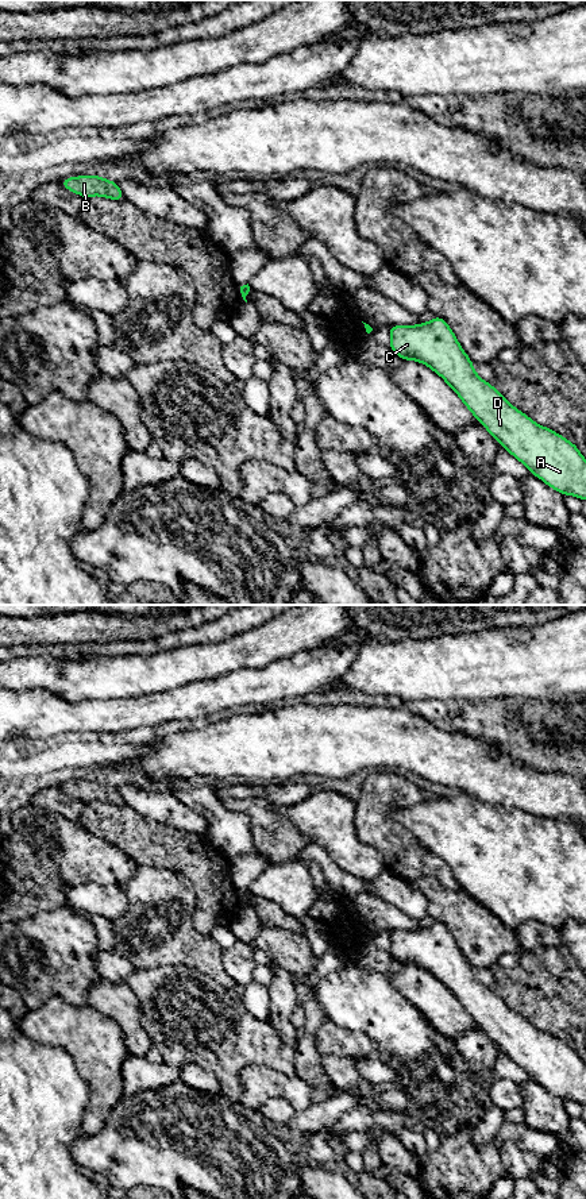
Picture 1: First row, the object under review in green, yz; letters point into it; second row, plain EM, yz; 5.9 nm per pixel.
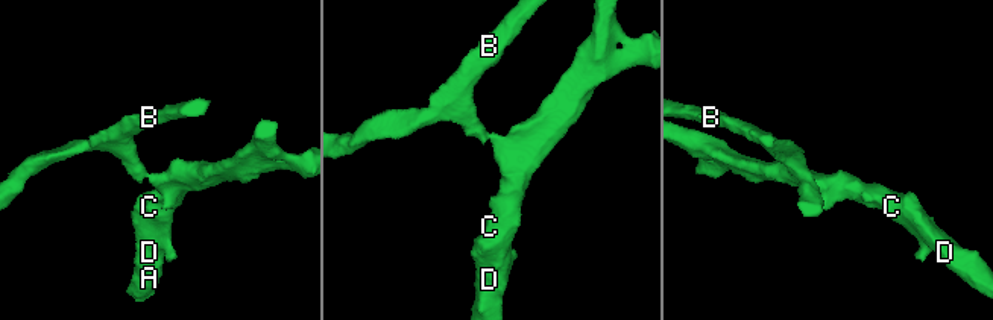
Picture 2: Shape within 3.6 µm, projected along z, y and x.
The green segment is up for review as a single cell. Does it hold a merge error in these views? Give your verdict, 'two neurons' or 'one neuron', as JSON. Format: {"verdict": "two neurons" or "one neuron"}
{"verdict": "two neurons"}

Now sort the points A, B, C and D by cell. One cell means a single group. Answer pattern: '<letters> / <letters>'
A C D / B

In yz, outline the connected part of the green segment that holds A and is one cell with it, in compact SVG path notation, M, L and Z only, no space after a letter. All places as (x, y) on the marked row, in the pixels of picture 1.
M435 316L431 321L417 325L390 325L389 332L390 350L401 359L427 365L440 375L498 444L520 460L532 475L562 496L586 500L586 459L578 447L551 428L535 423L514 408L500 390L483 381L444 319Z

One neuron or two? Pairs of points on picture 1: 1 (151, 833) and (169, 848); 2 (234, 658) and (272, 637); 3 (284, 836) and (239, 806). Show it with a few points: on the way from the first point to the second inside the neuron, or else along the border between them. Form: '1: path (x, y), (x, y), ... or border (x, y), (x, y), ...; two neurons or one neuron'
1: path (155, 837), (165, 847); one neuron
2: path (243, 651), (262, 646); one neuron
3: path (273, 828), (250, 806); one neuron

